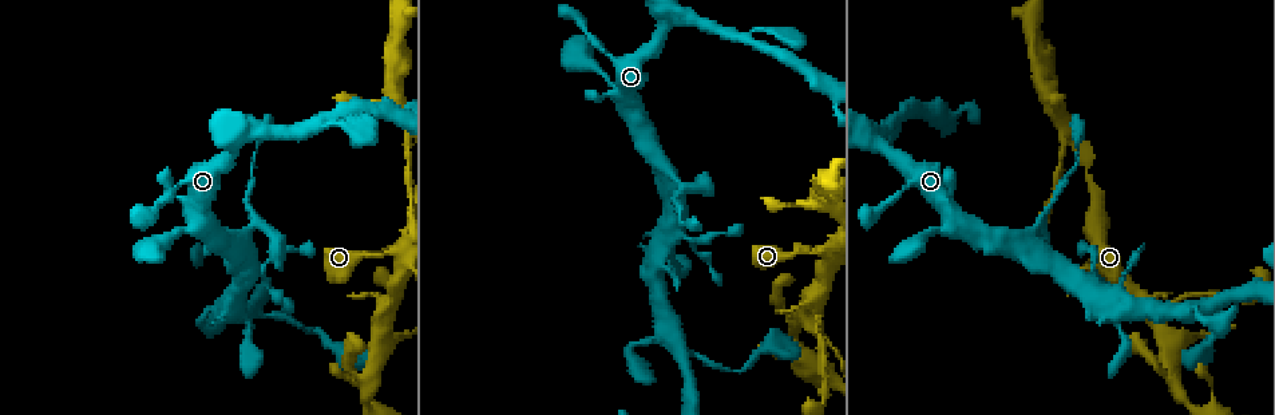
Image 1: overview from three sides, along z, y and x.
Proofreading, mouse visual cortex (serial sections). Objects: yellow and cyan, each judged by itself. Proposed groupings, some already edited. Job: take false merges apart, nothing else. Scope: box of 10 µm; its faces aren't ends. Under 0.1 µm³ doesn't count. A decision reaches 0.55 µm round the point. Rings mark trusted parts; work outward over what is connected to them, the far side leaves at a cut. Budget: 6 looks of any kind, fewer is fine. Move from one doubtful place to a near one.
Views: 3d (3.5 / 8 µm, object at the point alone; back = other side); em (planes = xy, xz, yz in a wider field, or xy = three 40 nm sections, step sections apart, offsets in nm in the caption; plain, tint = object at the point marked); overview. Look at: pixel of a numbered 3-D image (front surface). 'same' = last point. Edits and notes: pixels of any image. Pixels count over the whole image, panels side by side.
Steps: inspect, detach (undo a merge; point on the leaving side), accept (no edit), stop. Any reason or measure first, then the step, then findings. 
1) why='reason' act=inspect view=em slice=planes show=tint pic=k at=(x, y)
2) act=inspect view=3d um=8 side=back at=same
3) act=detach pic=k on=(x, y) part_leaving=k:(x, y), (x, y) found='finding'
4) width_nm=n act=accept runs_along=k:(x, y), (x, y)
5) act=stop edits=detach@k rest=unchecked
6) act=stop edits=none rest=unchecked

act=inspect view=3d um=8 pic=1 at=(388, 252)

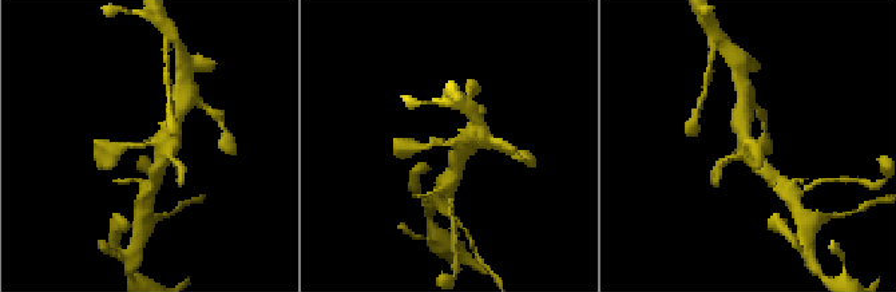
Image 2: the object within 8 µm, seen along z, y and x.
arms=4 arm_widths_nm=200,300,400,450 why='need the tissue' act=inspect view=em slice=xy step=1 show=tint at=same

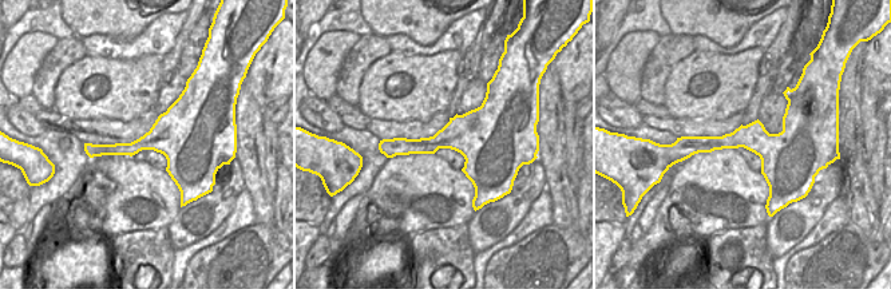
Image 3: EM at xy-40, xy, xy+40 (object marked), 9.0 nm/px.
act=accept runs_along=2:(110, 148), (157, 142), (159, 162) found='all the same cell'

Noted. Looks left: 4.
why='sharp bend' act=inspect view=3d um=8 pic=1 at=(264, 226)

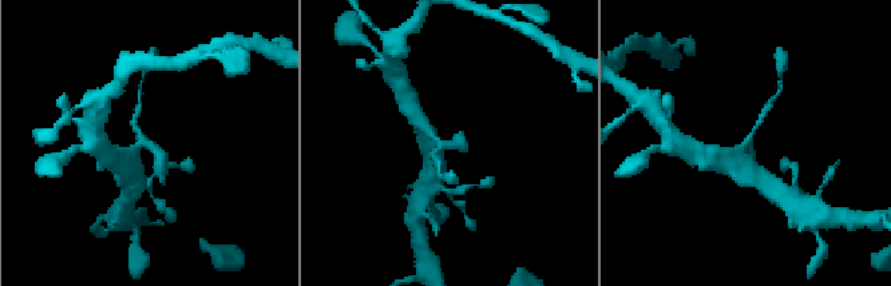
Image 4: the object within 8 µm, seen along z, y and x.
why='closer look' act=inspect view=3d um=3.5 at=same

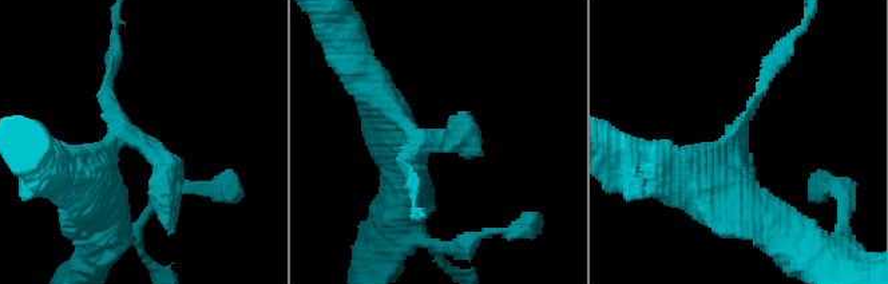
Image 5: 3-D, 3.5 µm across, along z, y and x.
act=inspect view=em slice=xy step=2 show=tint pic=5 at=(442, 143)

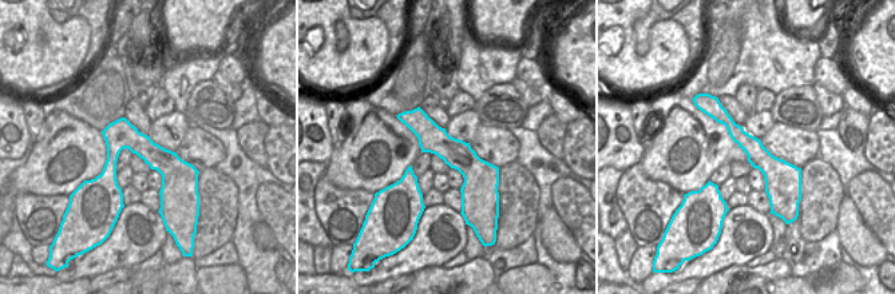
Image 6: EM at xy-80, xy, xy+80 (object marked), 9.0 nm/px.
act=accept found='one cell here'

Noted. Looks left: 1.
act=stop edits=none rest=unchecked

